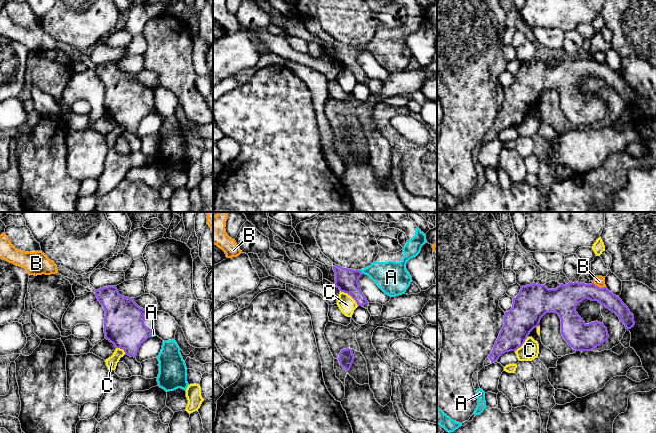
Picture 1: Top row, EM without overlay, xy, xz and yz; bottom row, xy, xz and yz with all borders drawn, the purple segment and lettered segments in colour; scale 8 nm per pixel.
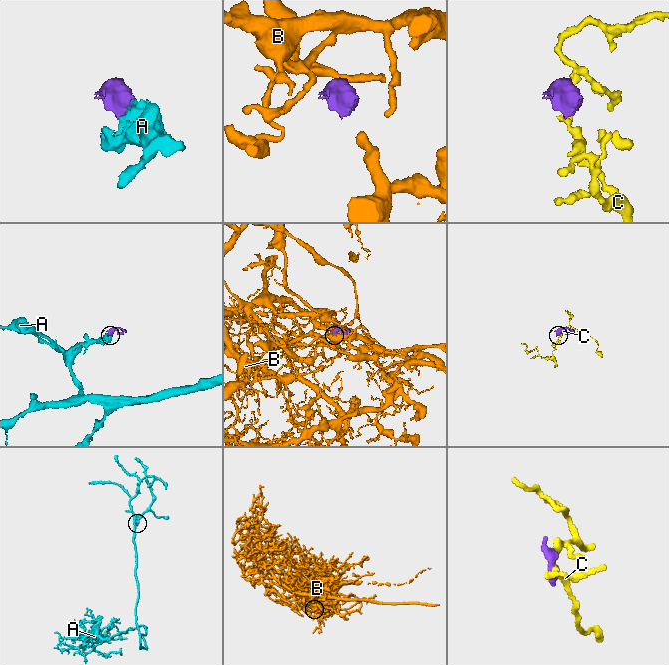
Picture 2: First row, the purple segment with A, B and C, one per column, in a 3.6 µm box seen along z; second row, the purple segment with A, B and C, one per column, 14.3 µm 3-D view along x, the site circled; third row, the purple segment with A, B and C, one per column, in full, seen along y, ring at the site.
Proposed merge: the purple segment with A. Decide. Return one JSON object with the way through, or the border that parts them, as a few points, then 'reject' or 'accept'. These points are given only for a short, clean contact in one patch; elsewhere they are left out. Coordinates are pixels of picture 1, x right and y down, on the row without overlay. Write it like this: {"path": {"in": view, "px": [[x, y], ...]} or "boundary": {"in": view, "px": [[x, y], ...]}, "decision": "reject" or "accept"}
{"path": {"in": "xz", "px": [[346, 56], [360, 47], [378, 47], [390, 53]]}, "decision": "accept"}

